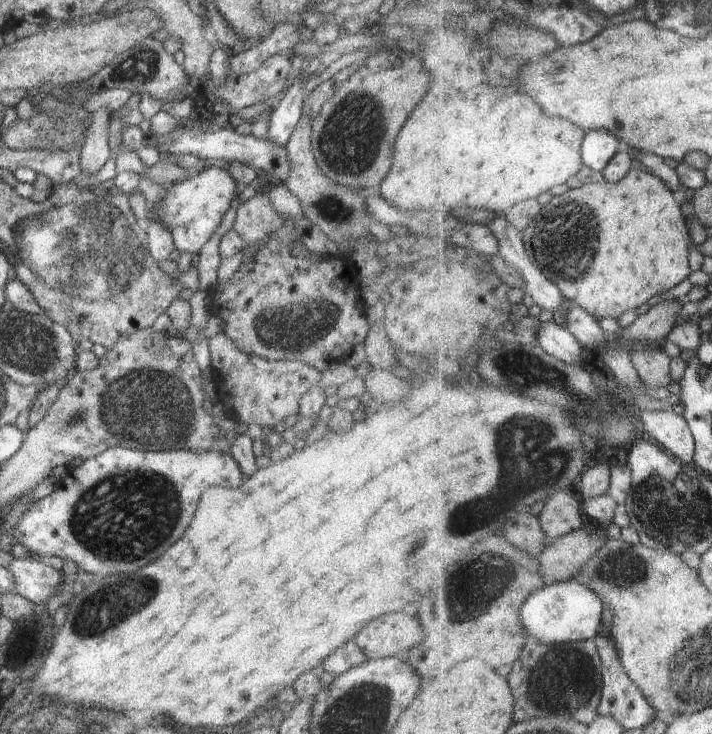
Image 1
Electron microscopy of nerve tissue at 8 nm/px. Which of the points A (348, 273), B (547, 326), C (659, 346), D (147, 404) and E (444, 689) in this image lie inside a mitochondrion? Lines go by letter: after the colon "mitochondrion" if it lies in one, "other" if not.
A: other
B: other
C: other
D: mitochondrion
E: other

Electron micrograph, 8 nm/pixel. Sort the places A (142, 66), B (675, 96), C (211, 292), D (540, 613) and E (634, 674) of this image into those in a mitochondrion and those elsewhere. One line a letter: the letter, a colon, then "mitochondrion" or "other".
A: mitochondrion
B: other
C: other
D: other
E: other

